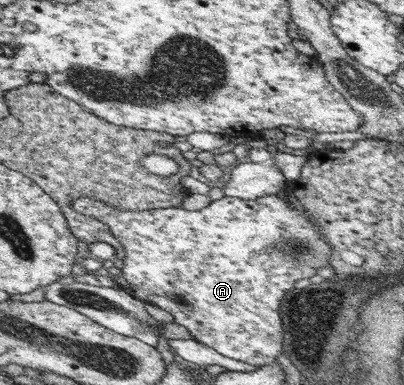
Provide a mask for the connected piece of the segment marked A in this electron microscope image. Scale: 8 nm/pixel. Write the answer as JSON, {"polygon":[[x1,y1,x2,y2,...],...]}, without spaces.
{"polygon":[[277,195,259,196,257,199,237,199,222,196,211,201,200,211,185,211,180,207,149,211,117,211,101,201,81,197,71,202,73,212,93,217,105,224,125,251,121,263,121,277,128,283,123,290,131,297,155,306,157,287,159,297,167,295,179,299,189,311,169,311,173,320,185,327,190,337,214,349,217,353,254,366,274,363,281,354,283,322,280,319,280,301,284,291,295,281,315,275,319,267,328,266,330,249,319,237,316,225,290,203]]}

